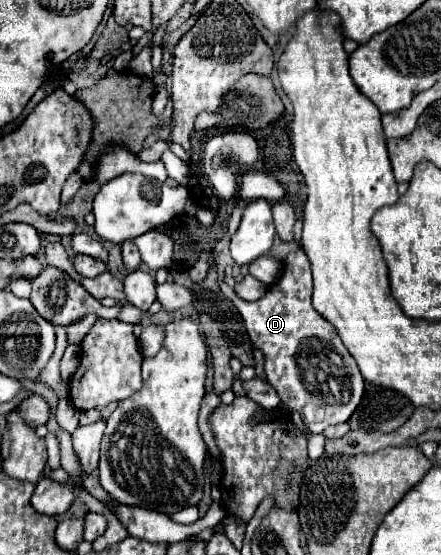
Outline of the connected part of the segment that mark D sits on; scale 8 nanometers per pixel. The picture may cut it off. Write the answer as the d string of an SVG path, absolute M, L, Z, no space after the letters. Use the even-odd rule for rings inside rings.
M301 248L289 252L283 274L273 282L265 296L255 302L231 296L245 320L247 334L263 352L265 374L283 404L299 412L311 432L323 432L331 424L347 422L363 398L363 376L353 356L343 346L337 330L311 306L311 268ZM307 368L307 382L303 372Z

